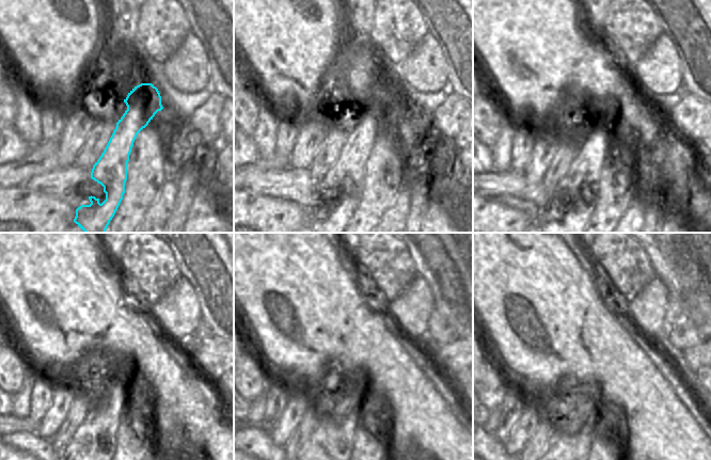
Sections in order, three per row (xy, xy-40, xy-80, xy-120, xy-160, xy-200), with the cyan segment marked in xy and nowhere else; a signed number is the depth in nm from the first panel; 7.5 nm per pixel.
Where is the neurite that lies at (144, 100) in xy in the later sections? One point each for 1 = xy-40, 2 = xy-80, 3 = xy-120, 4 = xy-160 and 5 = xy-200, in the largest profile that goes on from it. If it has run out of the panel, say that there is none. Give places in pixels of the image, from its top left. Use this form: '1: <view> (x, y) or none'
1: xy-40 (348, 170)
2: xy-80 (573, 200)
3: xy-120 (91, 449)
4: xy-160 (329, 449)
5: xy-200 (563, 449)

